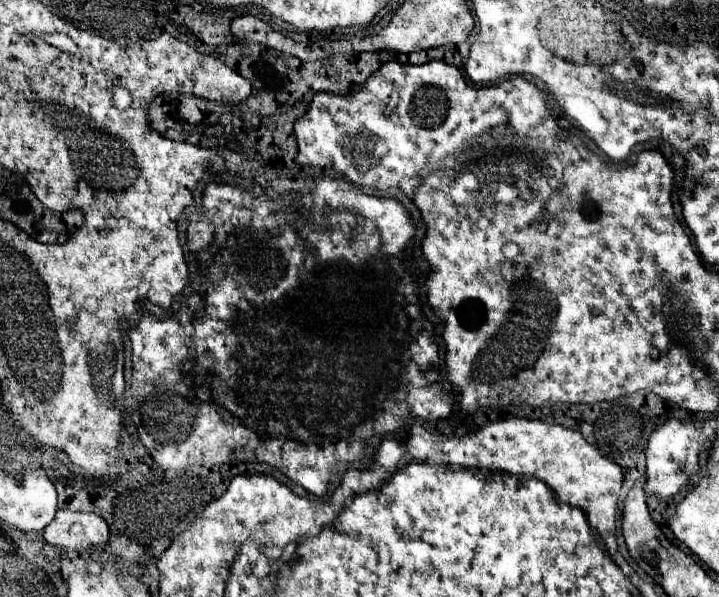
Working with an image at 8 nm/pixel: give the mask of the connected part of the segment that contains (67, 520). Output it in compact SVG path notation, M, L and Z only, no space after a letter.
M59 508L55 520L45 528L43 538L59 548L81 550L109 540L109 526L91 512L73 512Z

